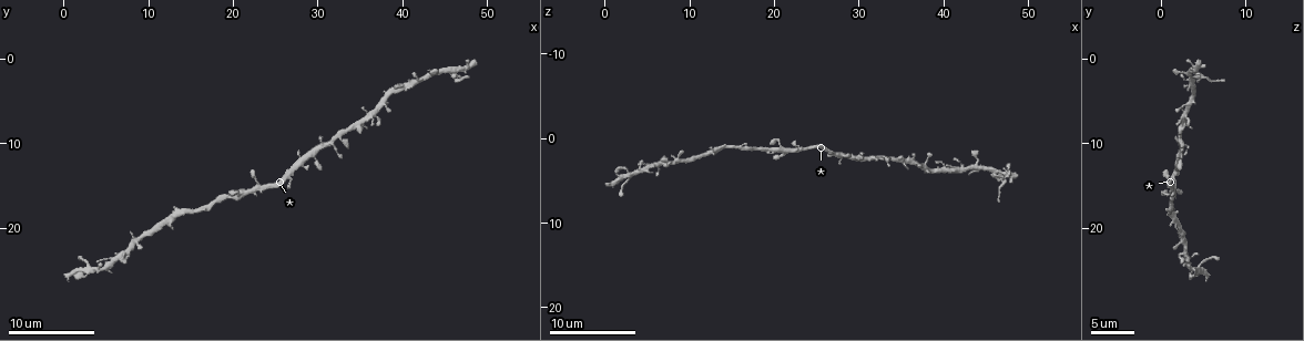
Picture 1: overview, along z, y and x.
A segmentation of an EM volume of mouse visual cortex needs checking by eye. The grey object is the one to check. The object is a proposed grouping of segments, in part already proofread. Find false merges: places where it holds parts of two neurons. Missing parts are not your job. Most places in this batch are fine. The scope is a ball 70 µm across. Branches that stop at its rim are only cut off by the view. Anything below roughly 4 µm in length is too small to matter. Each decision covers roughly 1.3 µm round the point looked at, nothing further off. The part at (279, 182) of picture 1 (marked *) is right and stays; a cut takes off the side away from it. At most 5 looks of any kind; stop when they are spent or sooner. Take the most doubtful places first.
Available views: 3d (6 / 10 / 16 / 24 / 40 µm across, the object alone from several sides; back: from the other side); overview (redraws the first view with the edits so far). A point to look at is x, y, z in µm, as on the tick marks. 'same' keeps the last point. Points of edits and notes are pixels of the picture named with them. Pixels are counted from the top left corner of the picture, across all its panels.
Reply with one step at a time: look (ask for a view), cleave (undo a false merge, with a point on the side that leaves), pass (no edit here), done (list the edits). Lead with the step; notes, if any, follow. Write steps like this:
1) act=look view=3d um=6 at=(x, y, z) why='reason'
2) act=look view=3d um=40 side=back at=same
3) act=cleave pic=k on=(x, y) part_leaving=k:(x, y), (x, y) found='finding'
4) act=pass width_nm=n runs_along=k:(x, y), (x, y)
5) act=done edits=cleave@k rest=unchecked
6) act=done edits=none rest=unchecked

act=look view=3d um=10 at=(34.8, 8.0, 2.4) why='thick turns thin'

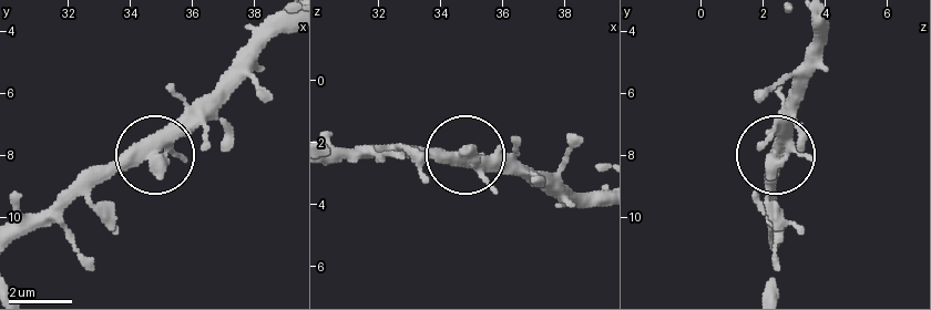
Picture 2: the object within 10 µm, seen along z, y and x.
act=pass runs_along=2:(24, 235), (143, 161), (204, 100) found='one neuron here'

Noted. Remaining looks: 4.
act=look view=3d um=16 at=(5.2, 24.2, 3.4) why='narrows sharply'

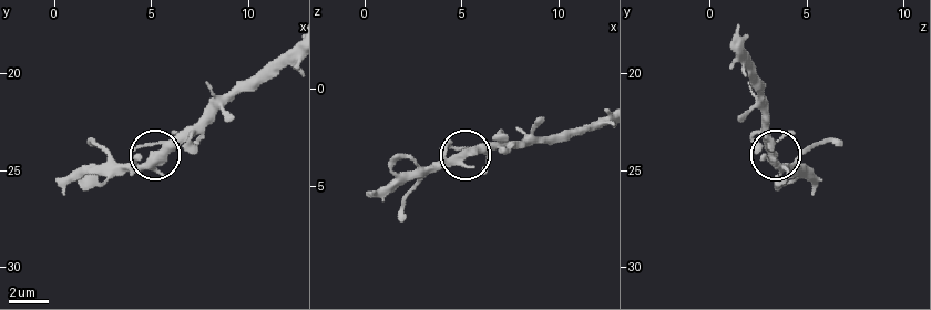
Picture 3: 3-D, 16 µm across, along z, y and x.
act=pass arms=4 runs_along=3:(289, 48), (221, 97), (161, 152), (113, 175) found='continuous, no second neuron'

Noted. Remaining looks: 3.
act=look view=3d um=16 at=(13.8, 18.0, 1.2) why='sudden change in width'

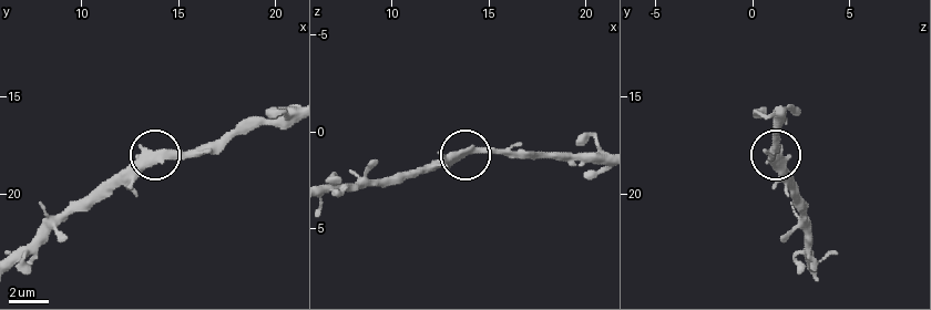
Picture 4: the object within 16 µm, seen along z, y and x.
act=look view=3d um=6 at=(13.6, 17.9, 1.1) why='closer look'

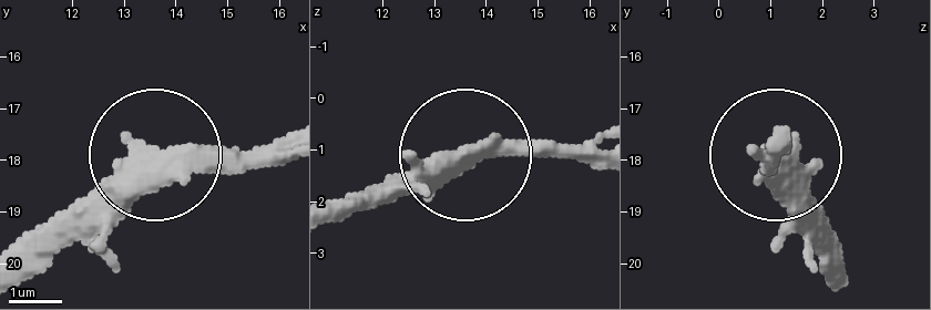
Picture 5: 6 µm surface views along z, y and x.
act=pass runs_along=5:(292, 134), (173, 146), (44, 270) found='all the same neuron'

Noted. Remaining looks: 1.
act=done edits=none rest=unchecked

